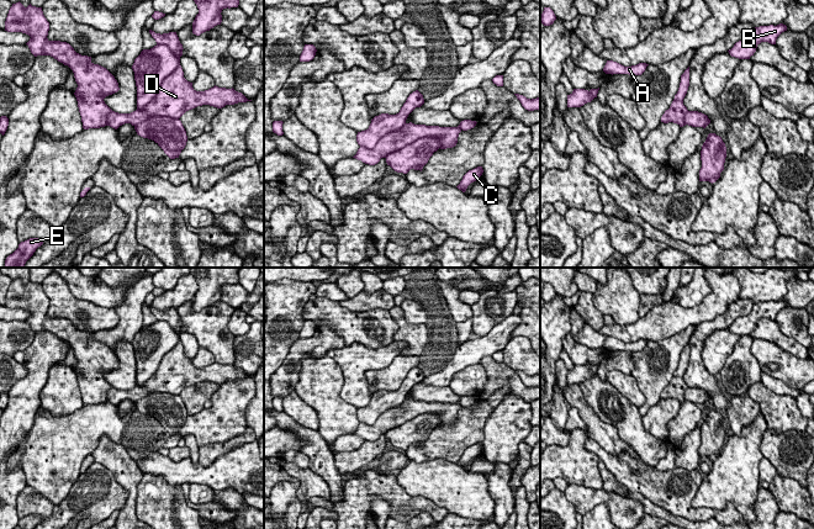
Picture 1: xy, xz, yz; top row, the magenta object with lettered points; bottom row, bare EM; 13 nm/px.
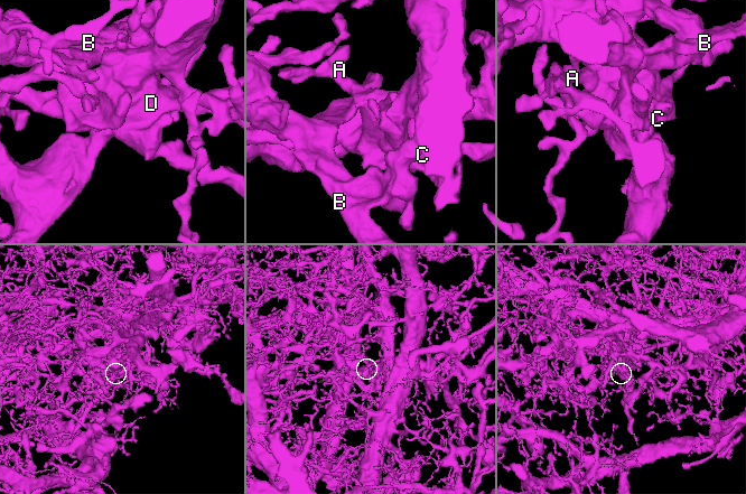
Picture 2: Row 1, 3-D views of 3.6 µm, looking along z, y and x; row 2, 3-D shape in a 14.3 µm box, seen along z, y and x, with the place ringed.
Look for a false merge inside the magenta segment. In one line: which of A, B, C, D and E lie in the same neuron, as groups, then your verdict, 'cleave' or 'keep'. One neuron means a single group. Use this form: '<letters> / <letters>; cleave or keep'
A B C E / D; cleave

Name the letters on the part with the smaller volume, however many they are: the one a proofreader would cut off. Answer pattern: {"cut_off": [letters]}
{"cut_off": ["D"]}

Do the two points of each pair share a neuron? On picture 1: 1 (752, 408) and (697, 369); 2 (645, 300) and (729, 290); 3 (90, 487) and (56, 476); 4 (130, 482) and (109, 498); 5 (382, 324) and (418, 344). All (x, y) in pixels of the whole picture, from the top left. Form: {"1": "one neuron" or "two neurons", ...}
{"1": "two neurons", "2": "two neurons", "3": "two neurons", "4": "two neurons", "5": "two neurons"}

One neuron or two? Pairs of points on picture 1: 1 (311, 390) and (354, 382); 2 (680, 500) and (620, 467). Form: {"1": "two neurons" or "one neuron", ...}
{"1": "two neurons", "2": "one neuron"}

